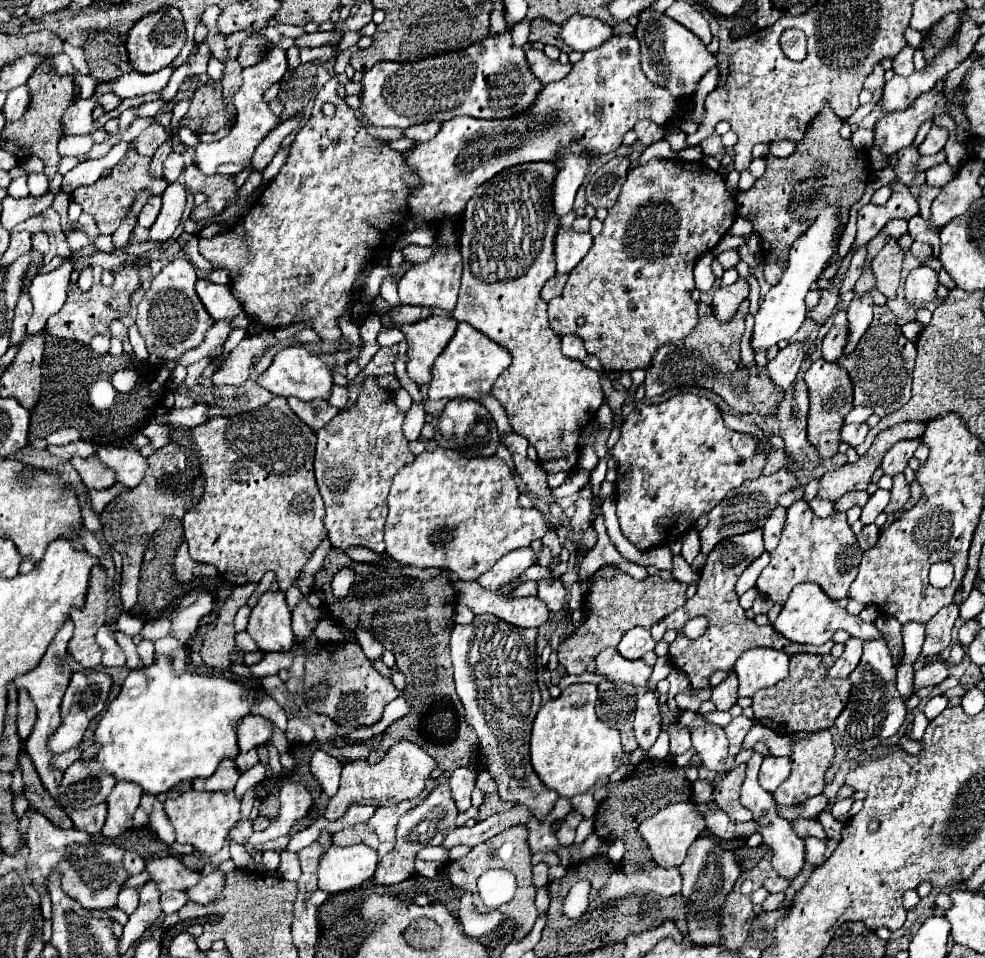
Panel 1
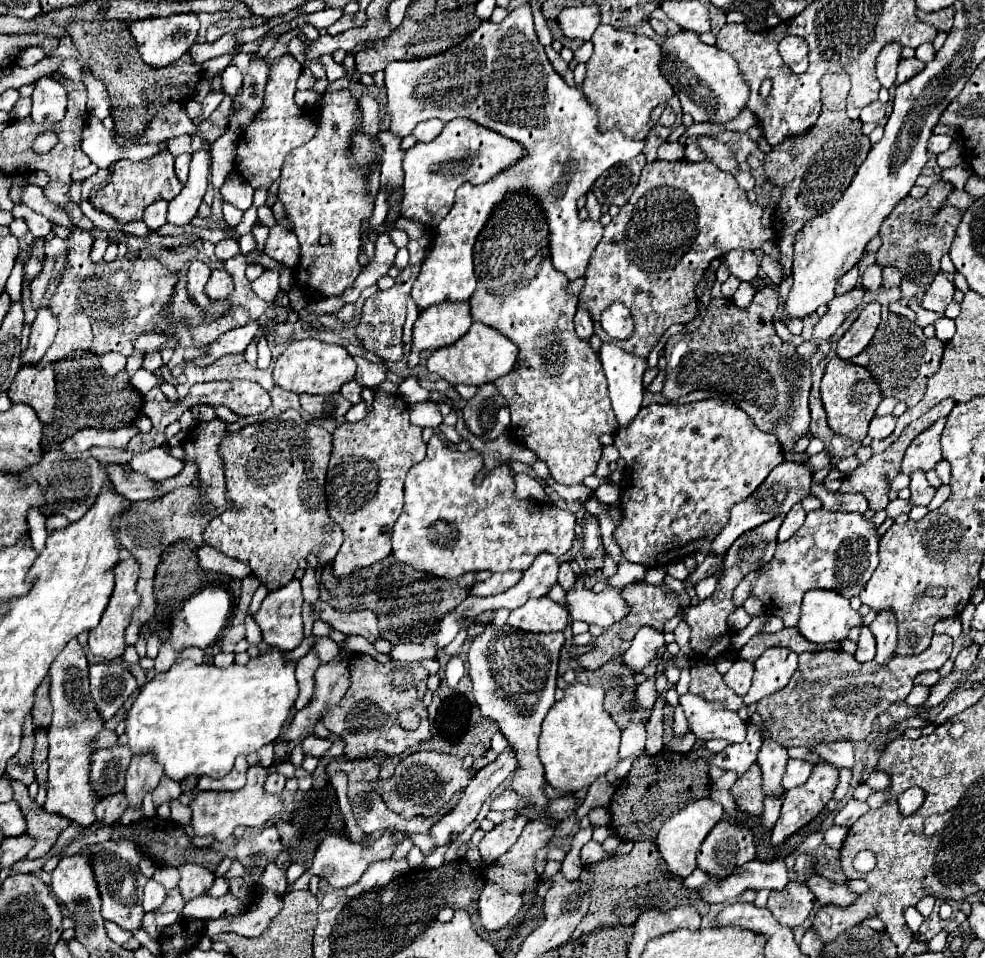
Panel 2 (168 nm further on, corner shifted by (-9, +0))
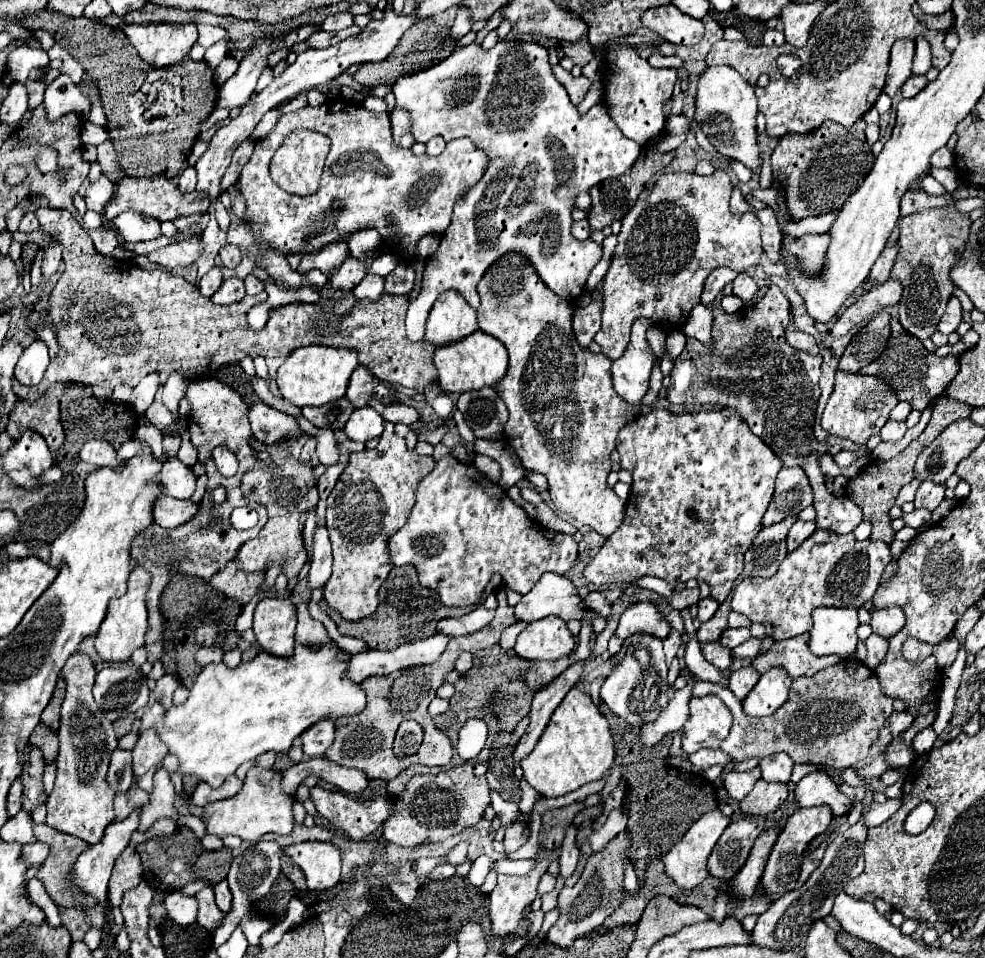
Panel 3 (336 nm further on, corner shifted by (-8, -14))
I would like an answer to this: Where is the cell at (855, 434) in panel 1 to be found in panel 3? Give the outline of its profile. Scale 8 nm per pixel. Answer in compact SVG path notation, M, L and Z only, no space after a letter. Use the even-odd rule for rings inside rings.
M887 421L885 425L883 425L883 429L881 429L881 433L879 433L879 437L881 437L881 441L899 441L903 435L905 435L905 431L907 431L907 427L905 427L905 423L899 423L899 421Z

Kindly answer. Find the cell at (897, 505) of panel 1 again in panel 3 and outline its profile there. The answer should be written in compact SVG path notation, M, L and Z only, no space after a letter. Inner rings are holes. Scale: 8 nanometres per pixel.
M923 481L917 489L917 497L915 497L915 507L917 509L929 509L933 511L945 497L945 485L937 485L933 481Z

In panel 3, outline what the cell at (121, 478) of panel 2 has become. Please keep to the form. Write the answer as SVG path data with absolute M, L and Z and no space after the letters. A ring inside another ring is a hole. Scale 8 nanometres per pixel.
M161 495L159 499L155 499L151 511L153 511L155 523L159 523L161 527L173 529L173 527L187 523L199 511L199 505L191 501L179 501L175 497Z

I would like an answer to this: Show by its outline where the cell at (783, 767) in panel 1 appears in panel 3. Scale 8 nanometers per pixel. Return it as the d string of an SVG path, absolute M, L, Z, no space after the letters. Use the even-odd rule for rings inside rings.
M809 773L795 787L795 801L801 807L829 805L833 807L833 815L847 815L851 809L851 801L837 791L835 781L825 773Z

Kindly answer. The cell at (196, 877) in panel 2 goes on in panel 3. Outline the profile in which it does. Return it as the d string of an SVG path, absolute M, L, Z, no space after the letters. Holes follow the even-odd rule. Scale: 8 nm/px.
M207 885L203 887L197 895L195 895L197 903L199 903L199 913L197 913L197 923L201 927L205 927L207 931L215 931L219 927L219 923L223 921L225 913L219 911L219 907L215 905L215 897L213 897L213 887Z

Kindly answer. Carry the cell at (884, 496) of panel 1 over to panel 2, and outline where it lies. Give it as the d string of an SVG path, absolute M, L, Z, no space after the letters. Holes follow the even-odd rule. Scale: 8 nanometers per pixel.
M902 499L890 501L890 505L886 507L888 517L898 517L898 515L902 515L902 513L910 513L910 509L912 509L910 501L902 501Z

